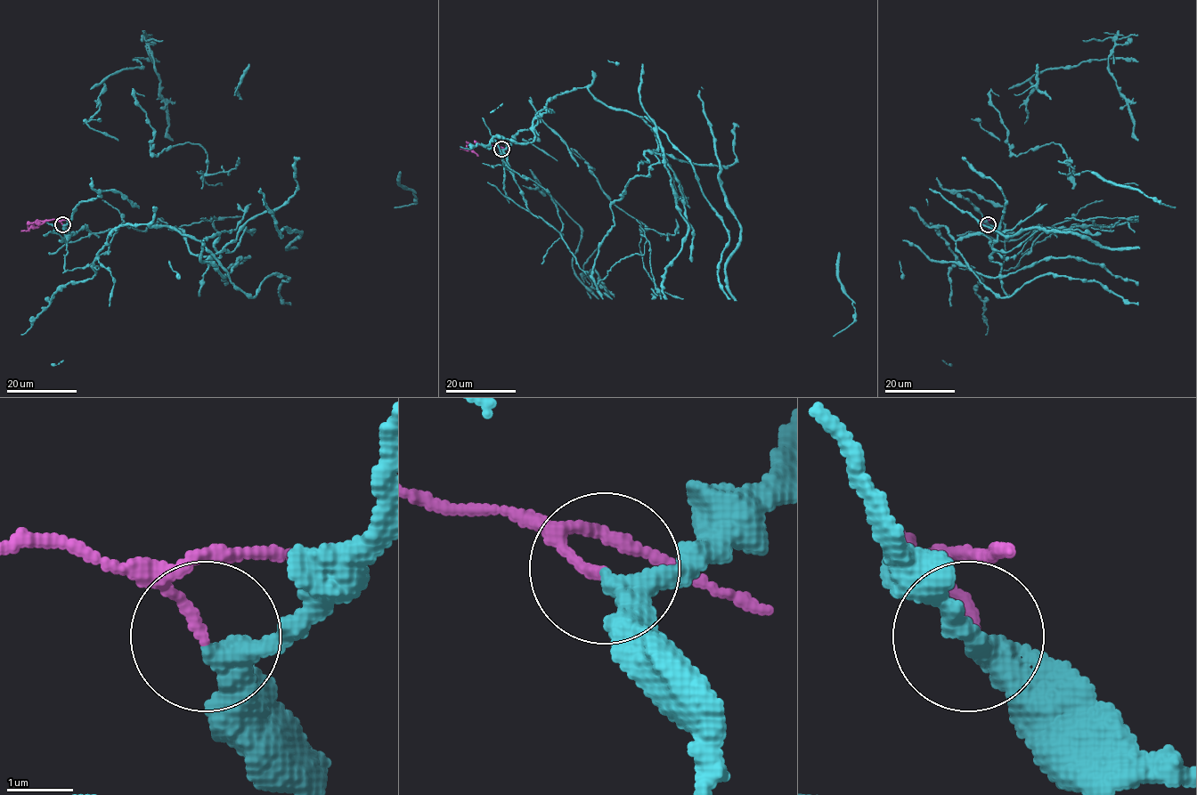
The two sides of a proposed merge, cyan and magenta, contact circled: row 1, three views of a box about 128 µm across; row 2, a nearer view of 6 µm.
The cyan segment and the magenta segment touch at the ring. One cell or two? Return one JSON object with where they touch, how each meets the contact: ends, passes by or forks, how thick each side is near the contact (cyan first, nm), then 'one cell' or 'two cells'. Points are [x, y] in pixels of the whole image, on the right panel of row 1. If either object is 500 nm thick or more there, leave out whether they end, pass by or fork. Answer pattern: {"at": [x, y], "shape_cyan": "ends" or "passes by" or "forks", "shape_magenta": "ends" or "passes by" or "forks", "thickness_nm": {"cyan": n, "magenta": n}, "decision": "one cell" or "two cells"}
{"at": [988, 224], "shape_cyan": "passes by", "shape_magenta": "ends", "thickness_nm": {"cyan": 300, "magenta": 150}, "decision": "two cells"}

